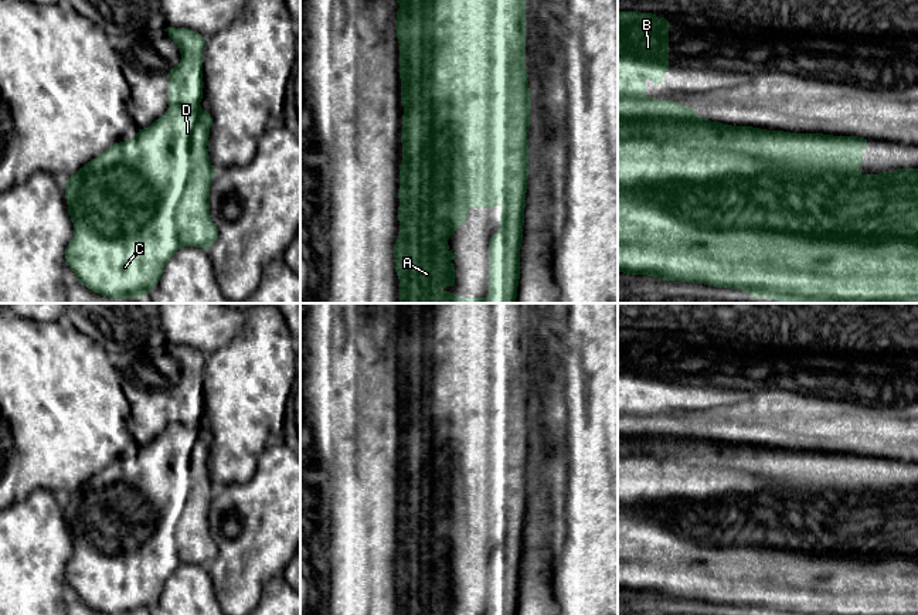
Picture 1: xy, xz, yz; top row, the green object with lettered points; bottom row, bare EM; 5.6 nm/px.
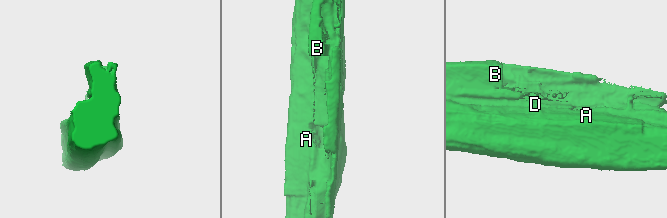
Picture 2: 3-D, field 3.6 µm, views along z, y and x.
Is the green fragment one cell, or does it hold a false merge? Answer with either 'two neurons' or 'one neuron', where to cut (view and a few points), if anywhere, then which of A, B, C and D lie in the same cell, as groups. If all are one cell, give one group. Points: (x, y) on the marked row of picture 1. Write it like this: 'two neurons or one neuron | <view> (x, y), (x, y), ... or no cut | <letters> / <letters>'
two neurons | yz (618, 131), (805, 133) | A C D / B

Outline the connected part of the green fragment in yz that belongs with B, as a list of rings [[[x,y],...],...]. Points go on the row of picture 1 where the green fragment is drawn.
[[[618,11],[618,132],[656,132],[686,162],[687,179],[704,179],[711,166],[724,159],[730,169],[741,167],[745,173],[754,163],[765,169],[759,156],[758,132],[766,129],[732,126],[698,116],[694,109],[673,101],[646,96],[646,81],[662,84],[669,71],[669,21],[652,13]]]

